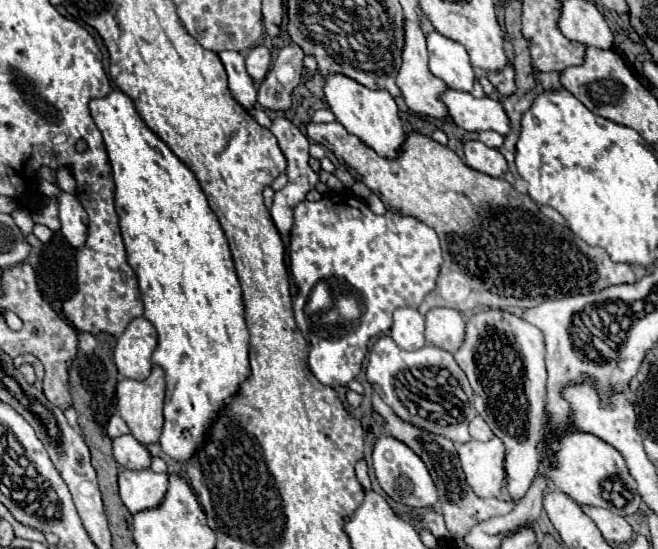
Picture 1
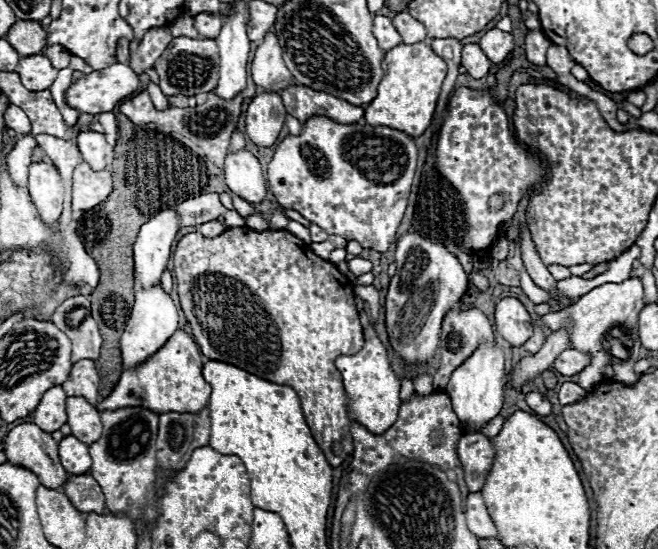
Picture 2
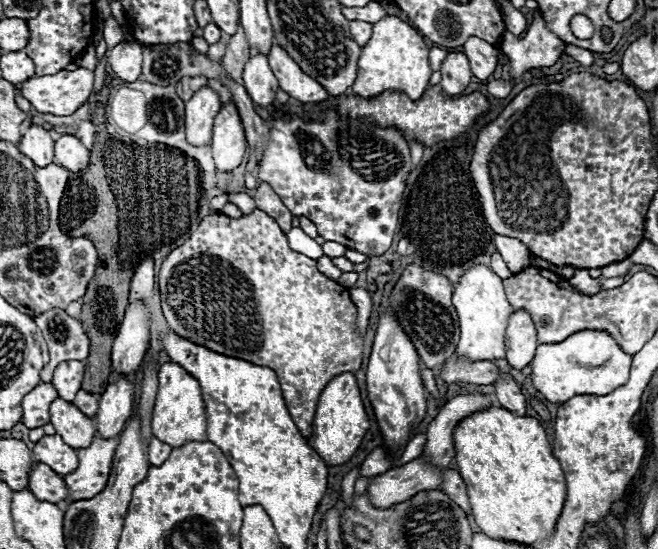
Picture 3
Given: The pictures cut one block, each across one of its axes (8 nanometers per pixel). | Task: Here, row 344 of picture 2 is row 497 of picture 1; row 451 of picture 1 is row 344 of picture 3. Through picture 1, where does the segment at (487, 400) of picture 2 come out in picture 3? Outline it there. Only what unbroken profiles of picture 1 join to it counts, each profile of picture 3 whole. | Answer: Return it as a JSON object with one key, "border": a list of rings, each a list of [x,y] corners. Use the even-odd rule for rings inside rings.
{"border":[[[484,264],[472,266],[454,286],[452,302],[460,318],[460,342],[456,352],[470,360],[504,358],[504,332],[514,308],[506,300],[502,278]]]}

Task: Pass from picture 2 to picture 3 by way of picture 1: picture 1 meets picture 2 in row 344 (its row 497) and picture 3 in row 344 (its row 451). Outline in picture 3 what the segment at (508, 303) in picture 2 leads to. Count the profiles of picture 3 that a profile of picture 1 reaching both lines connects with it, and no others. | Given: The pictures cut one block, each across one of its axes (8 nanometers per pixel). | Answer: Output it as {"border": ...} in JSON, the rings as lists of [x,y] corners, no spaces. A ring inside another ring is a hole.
{"border":[[[516,310],[510,316],[506,330],[506,360],[512,368],[526,368],[536,350],[536,328],[526,310]]]}

